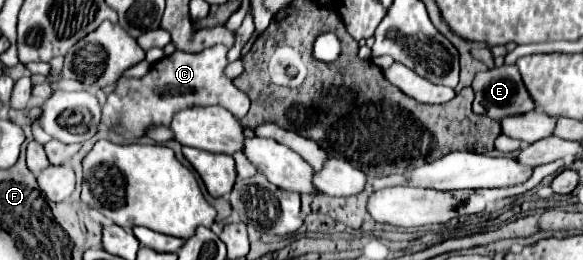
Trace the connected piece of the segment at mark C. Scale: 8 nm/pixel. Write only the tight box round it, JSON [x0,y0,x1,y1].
[101,45,249,137]

